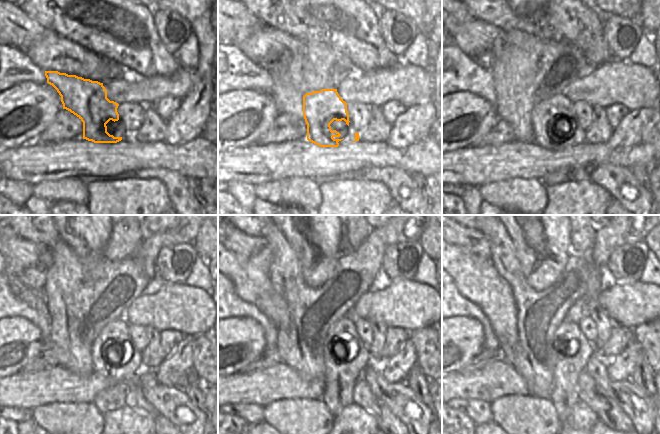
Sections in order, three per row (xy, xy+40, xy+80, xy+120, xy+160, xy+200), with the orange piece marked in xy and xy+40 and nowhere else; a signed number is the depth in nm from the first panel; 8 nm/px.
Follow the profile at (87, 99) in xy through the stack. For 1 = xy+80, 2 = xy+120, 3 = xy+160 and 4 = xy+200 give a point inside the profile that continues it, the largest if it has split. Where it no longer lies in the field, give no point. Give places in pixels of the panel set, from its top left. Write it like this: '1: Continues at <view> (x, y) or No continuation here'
1: Continues at xy+80 (545, 117)
2: Continues at xy+120 (125, 375)
3: Continues at xy+160 (340, 376)
4: Continues at xy+200 (564, 396)

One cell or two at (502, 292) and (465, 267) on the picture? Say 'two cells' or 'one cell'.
one cell

